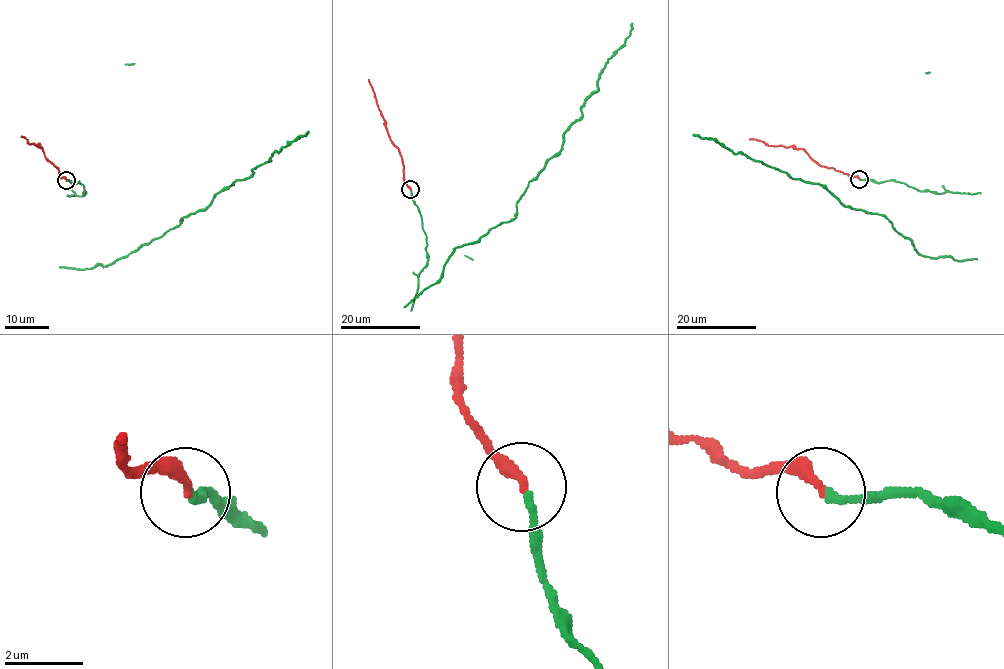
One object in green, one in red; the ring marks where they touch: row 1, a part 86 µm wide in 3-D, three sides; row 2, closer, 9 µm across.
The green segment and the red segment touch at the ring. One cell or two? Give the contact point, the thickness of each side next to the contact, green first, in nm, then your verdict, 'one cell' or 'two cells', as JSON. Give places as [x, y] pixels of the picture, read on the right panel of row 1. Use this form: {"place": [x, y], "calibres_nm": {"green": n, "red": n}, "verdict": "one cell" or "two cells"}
{"place": [859, 179], "calibres_nm": {"green": 190, "red": 300}, "verdict": "one cell"}

